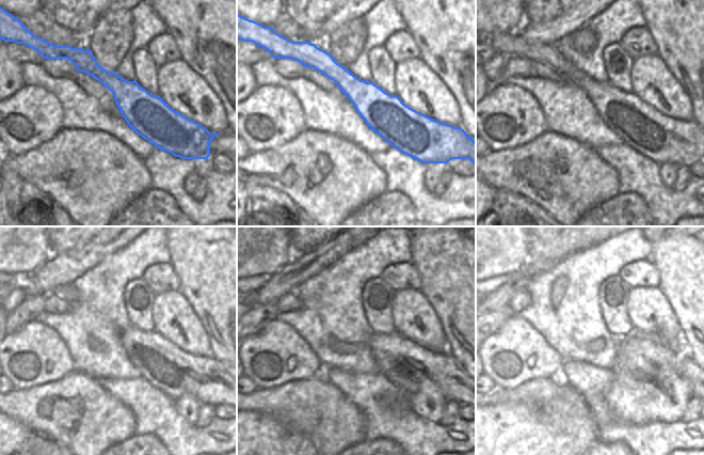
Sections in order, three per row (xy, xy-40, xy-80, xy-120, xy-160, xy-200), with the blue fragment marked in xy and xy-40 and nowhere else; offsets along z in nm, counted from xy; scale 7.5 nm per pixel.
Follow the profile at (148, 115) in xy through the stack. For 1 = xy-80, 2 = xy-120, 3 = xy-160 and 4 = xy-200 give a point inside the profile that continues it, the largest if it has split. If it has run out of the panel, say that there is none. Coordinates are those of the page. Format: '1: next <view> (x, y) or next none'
1: next xy-80 (665, 140)
2: next xy-120 (174, 372)
3: next xy-160 (406, 364)
4: next xy-200 (643, 355)

